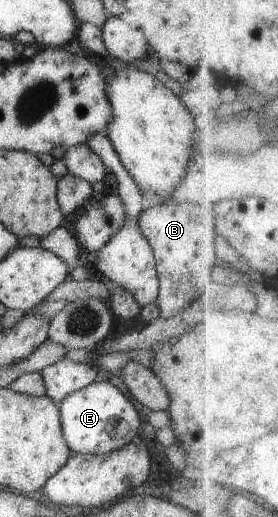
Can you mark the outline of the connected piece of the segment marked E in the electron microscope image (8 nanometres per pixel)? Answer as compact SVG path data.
M107 381L90 383L68 394L57 403L60 408L62 434L68 448L76 454L110 454L138 439L142 420L132 402L116 385Z

